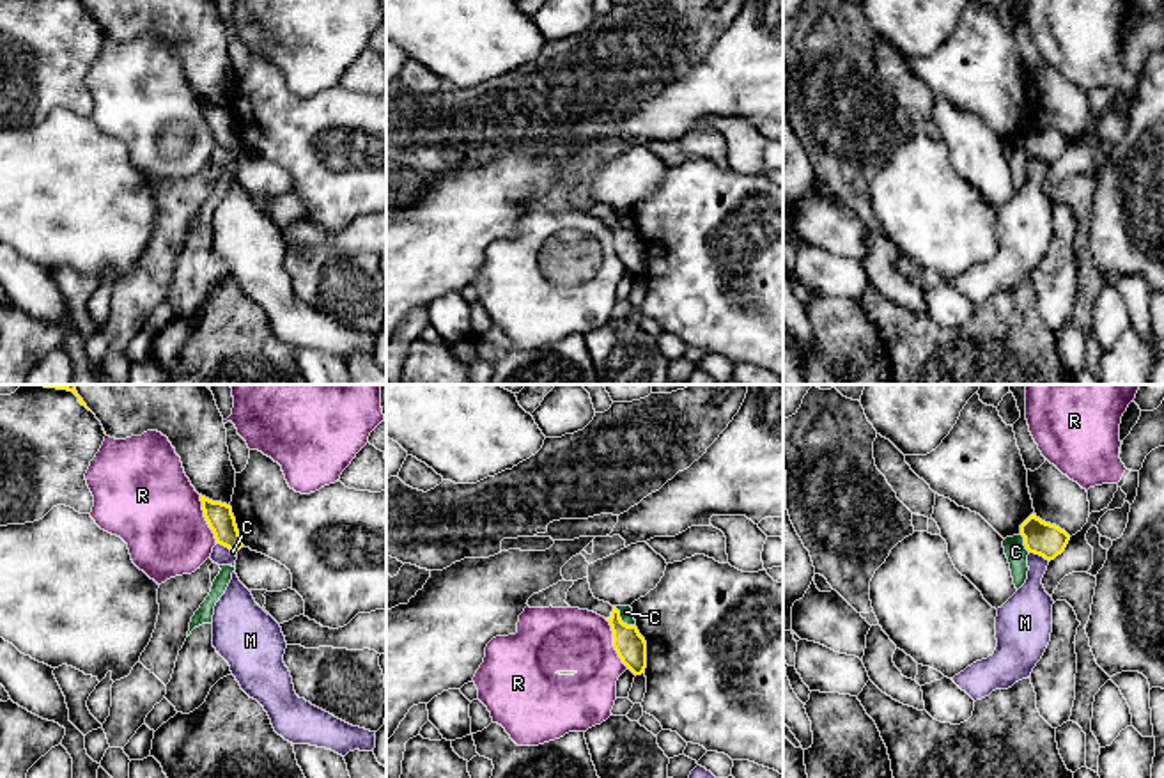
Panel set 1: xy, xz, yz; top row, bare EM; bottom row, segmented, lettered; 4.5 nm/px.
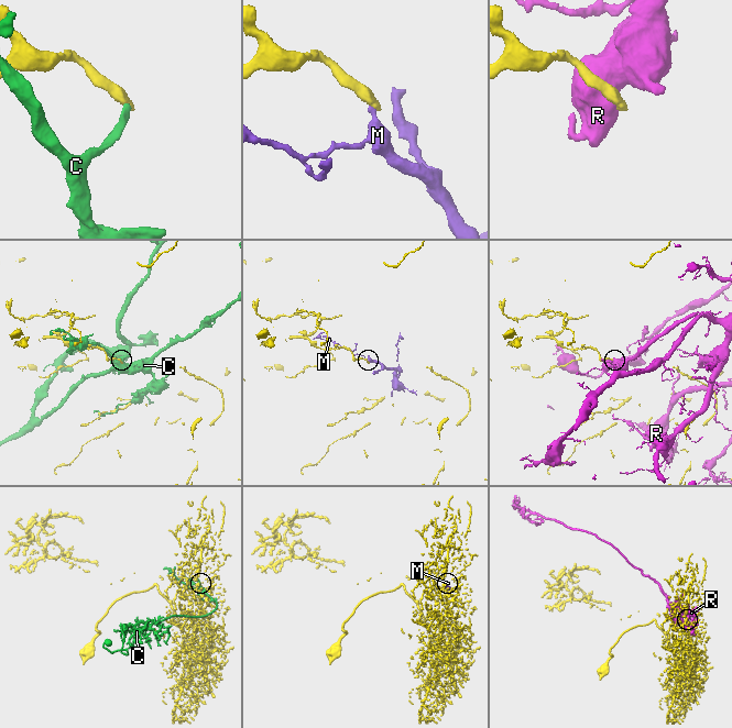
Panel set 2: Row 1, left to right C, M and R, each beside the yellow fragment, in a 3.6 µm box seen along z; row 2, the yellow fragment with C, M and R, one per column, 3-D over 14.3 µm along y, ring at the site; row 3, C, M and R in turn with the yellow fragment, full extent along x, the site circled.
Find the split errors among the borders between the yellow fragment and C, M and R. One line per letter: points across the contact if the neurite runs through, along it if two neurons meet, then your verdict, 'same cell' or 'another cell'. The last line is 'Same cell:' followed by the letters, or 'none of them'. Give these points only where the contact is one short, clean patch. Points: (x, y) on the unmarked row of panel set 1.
C: another cell
M: border along yz (1030, 155), (1049, 163); another cell
R: another cell
Same cell: none of them

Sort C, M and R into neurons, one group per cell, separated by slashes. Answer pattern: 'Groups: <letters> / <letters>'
Groups: C / M / R

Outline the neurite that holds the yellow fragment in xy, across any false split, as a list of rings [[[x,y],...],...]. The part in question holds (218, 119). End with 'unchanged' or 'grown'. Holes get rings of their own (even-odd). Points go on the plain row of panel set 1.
[[[200,97],[204,121],[214,136],[216,147],[239,154],[243,142],[239,138],[232,110],[221,105],[213,105]]]; unchanged

